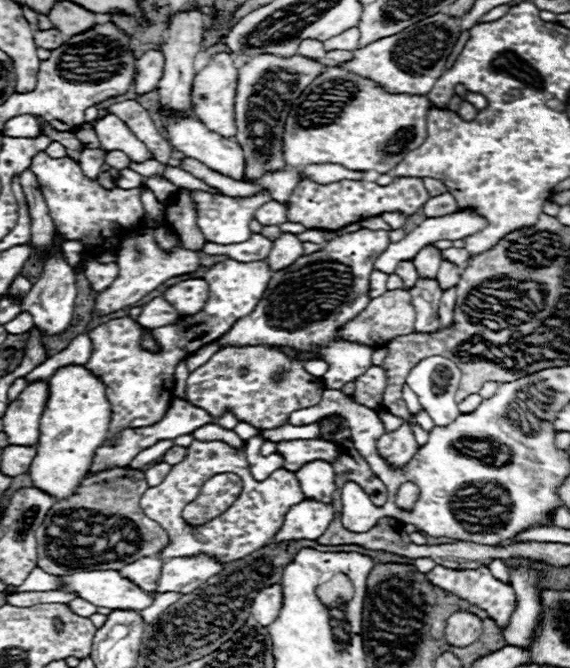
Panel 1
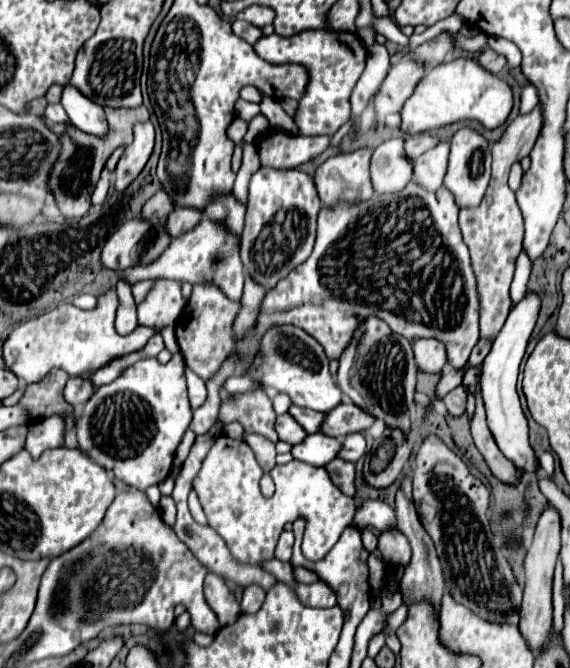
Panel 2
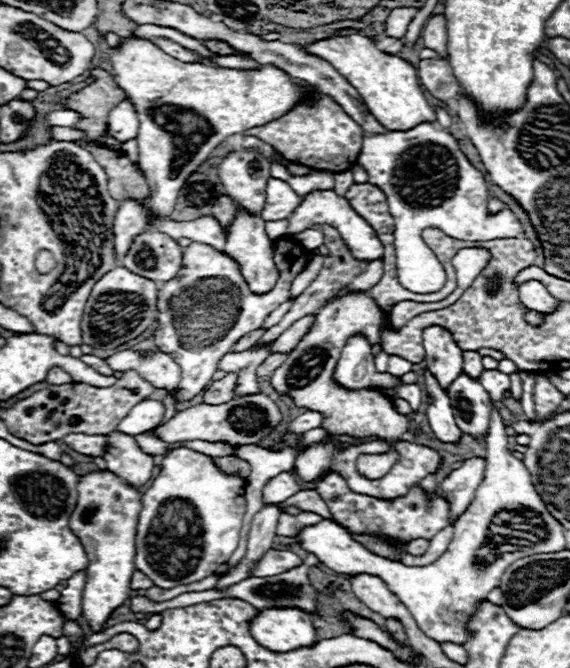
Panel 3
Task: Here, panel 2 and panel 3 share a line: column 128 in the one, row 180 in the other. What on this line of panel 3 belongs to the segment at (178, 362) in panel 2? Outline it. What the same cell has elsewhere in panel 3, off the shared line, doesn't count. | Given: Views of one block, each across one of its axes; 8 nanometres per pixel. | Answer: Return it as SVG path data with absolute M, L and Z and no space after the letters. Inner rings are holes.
M418 124L416 128L404 132L396 130L396 132L366 136L360 156L356 158L356 164L368 172L368 184L378 186L388 198L390 214L394 216L394 238L396 238L394 246L396 246L396 260L398 260L398 278L400 284L412 292L418 294L436 292L446 282L442 264L420 236L422 230L438 228L448 236L454 236L458 240L472 240L472 242L524 236L524 228L520 220L512 214L512 210L500 210L498 214L488 212L488 190L482 172L478 172L468 162L468 158L460 152L454 136L444 132L436 124Z

